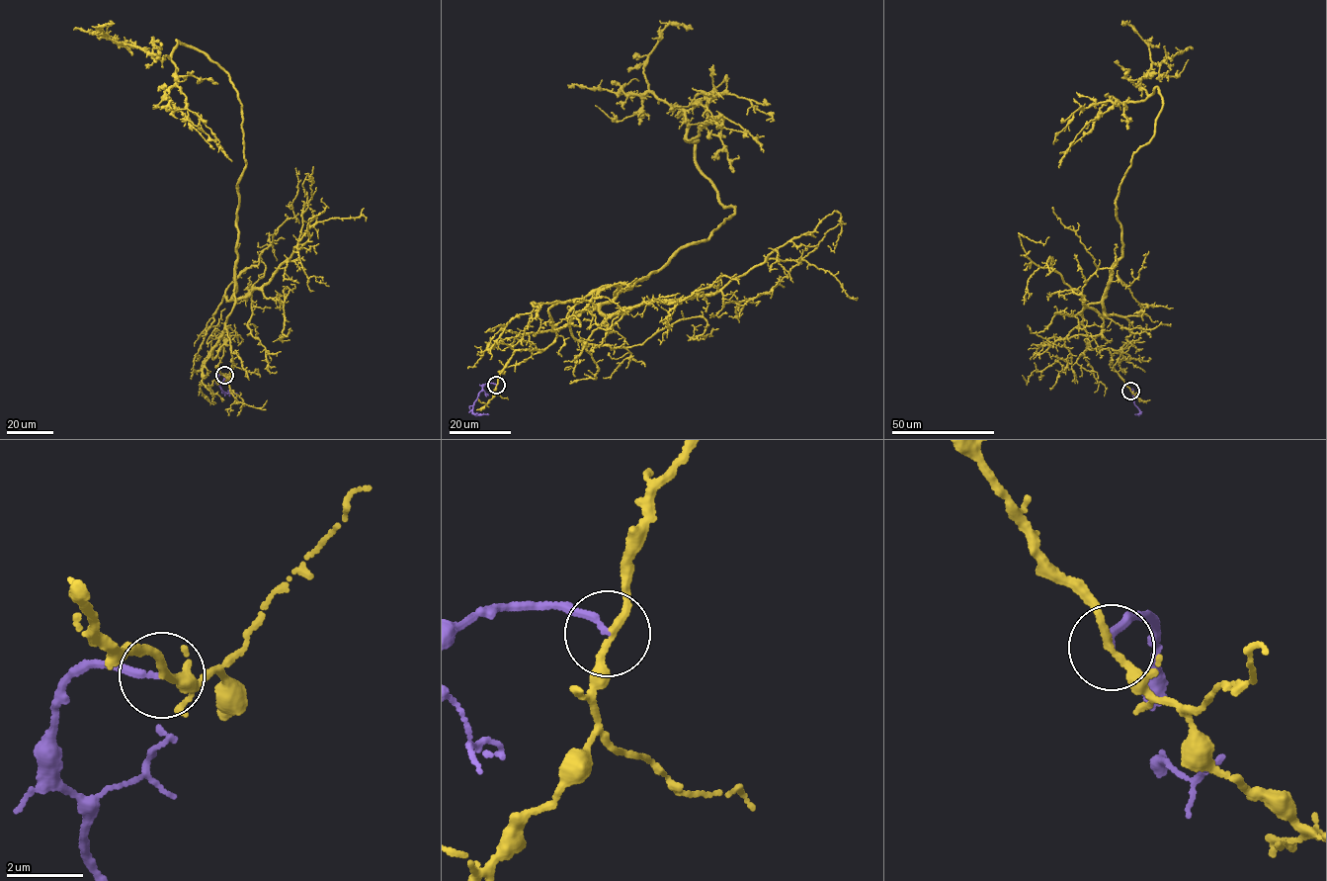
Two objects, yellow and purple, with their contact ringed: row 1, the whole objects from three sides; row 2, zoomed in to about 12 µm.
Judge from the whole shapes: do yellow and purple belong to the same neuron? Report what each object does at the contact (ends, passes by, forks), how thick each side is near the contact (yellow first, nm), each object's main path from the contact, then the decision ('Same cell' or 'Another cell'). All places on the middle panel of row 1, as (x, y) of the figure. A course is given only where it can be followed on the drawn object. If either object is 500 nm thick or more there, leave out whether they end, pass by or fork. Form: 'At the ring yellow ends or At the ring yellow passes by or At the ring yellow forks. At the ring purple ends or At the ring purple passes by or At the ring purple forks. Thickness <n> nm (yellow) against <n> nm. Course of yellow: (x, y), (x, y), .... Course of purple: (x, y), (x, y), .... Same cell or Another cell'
At the ring yellow passes by. At the ring purple ends. Thickness 180 nm (yellow) against 190 nm. Course of yellow: (496, 385), (553, 341), (555, 303), (631, 287), (735, 212), (686, 139), (706, 102), (770, 121). Course of purple: (496, 385), (487, 383), (481, 387), (473, 406), (473, 413), (488, 414). Another cell

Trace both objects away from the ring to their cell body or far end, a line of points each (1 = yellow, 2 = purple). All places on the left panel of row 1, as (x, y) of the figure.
1: (223, 375), (229, 335), (212, 349), (235, 301), (241, 104), (220, 66), (177, 41), (170, 106), (217, 144)
2: (223, 375), (217, 376), (220, 389), (236, 393)

